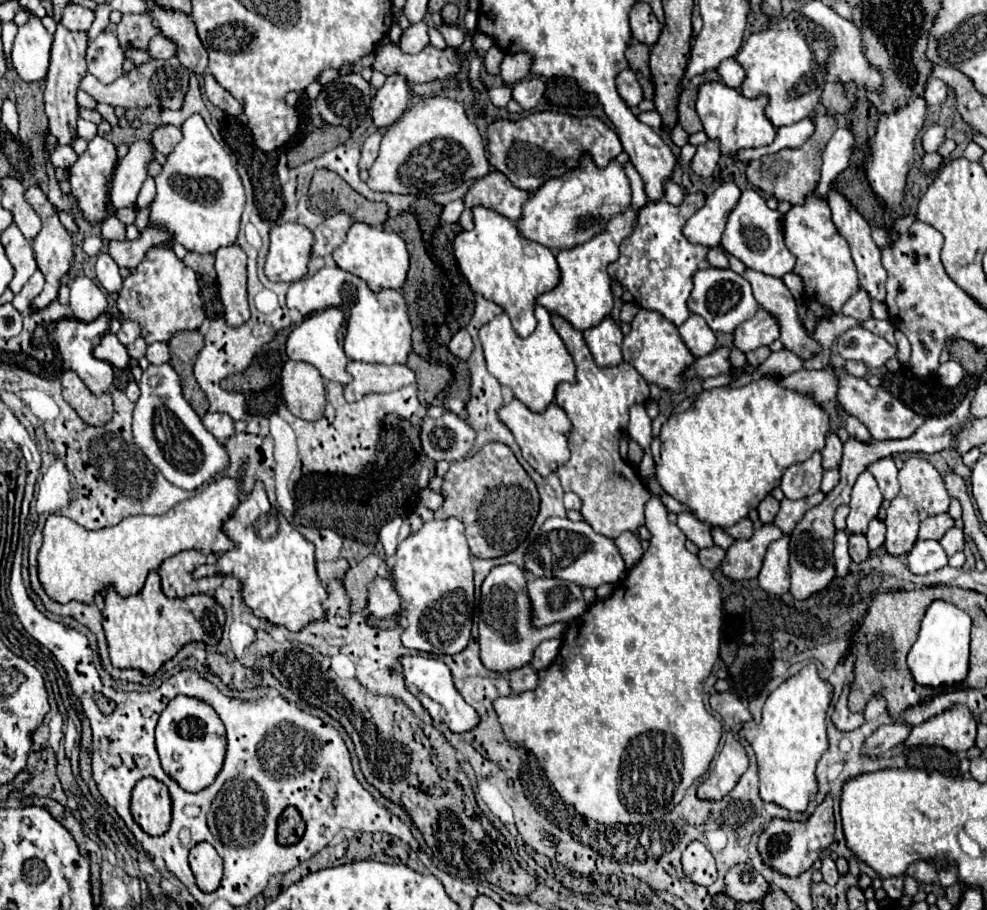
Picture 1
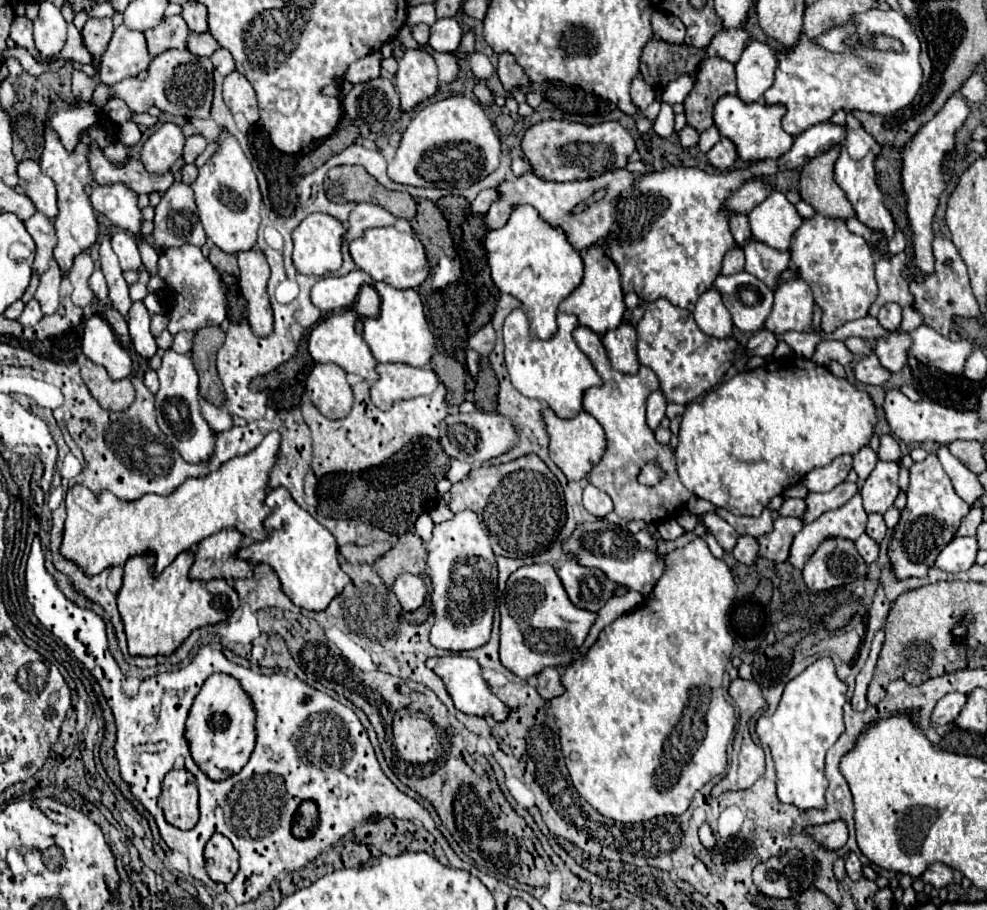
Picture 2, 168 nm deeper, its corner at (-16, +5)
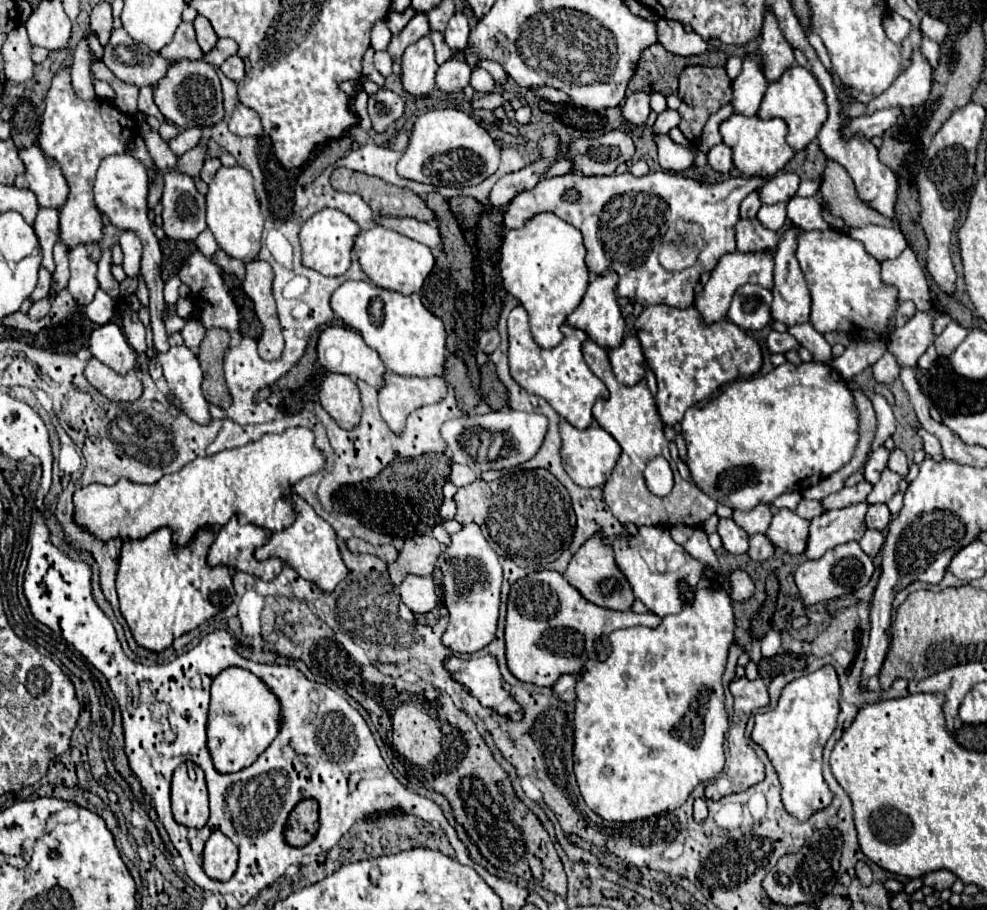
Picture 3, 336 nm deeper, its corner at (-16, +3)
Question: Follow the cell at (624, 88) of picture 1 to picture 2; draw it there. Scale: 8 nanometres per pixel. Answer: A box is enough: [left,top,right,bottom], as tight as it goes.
[632,74,656,110]

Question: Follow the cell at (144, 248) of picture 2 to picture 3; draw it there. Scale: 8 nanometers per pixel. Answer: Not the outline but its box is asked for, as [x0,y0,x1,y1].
[94,152,170,352]

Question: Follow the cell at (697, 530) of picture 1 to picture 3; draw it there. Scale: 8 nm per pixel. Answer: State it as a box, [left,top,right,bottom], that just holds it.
[718,518,750,554]

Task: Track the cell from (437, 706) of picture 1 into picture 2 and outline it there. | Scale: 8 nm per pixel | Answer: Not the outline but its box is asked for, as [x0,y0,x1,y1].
[426,654,508,722]

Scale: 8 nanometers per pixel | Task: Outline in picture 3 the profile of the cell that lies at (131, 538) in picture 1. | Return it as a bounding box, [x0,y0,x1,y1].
[74,428,326,546]

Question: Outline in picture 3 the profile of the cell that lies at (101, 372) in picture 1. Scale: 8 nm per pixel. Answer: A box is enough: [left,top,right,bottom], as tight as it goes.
[90,322,136,374]

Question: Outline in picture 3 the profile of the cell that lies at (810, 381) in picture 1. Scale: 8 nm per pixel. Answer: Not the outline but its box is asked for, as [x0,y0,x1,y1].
[874,352,900,384]

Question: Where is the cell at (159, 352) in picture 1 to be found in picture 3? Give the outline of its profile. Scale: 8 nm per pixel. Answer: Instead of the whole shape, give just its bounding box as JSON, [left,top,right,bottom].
[182,318,206,352]

